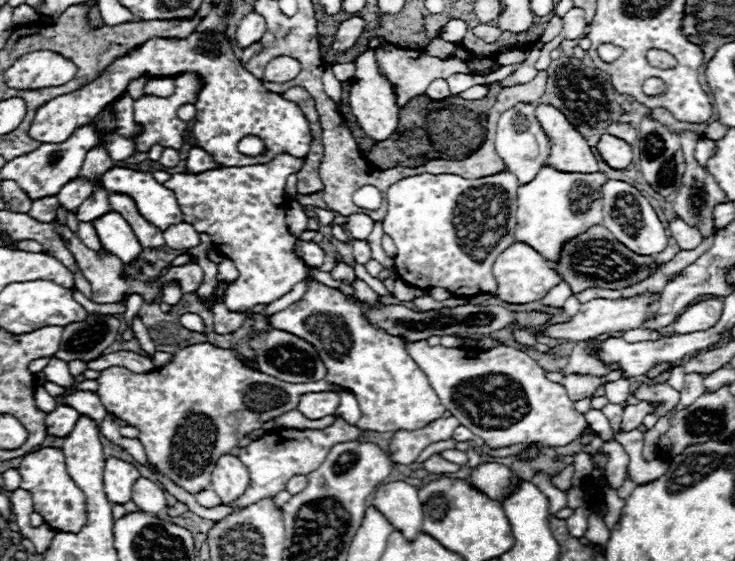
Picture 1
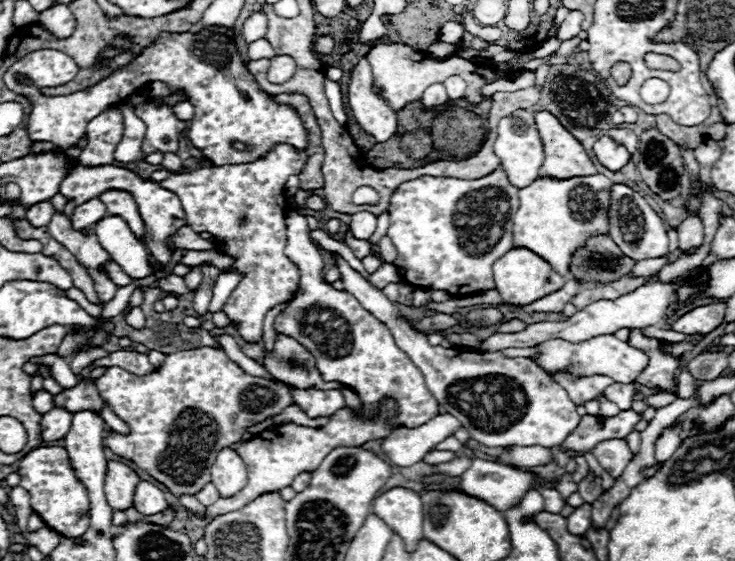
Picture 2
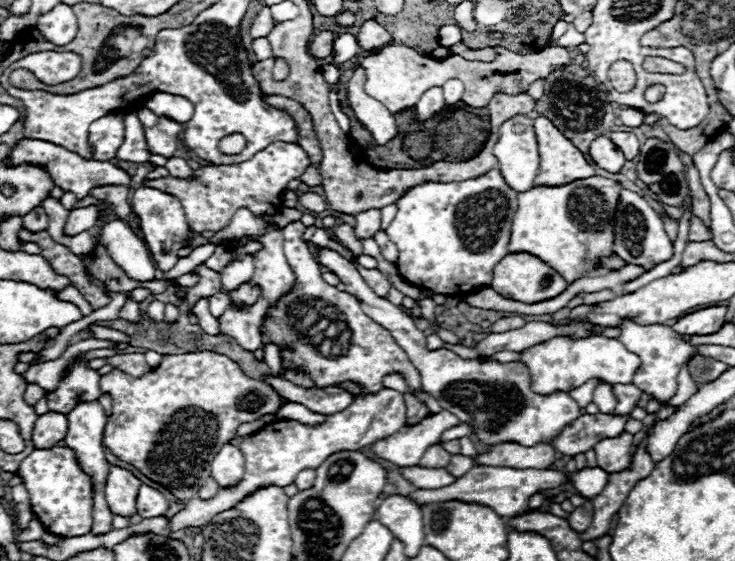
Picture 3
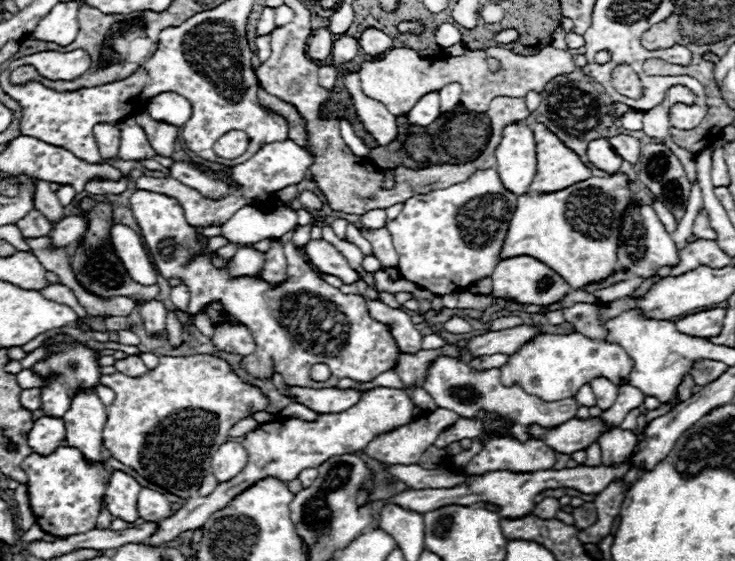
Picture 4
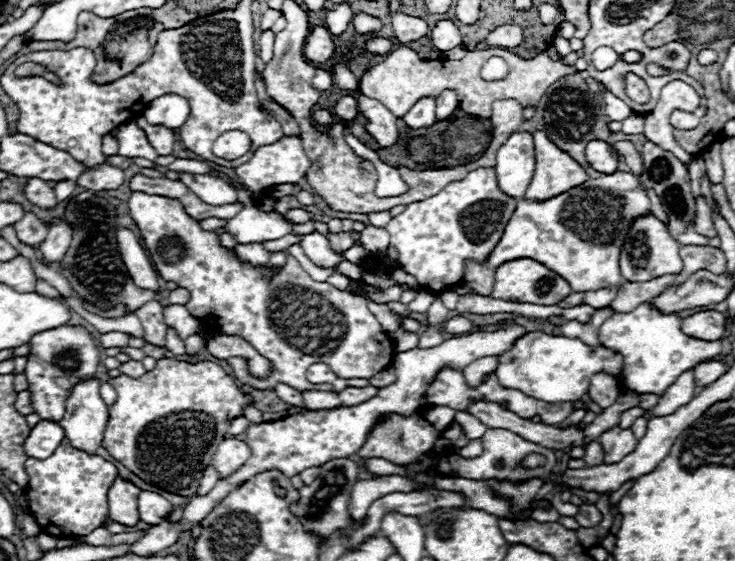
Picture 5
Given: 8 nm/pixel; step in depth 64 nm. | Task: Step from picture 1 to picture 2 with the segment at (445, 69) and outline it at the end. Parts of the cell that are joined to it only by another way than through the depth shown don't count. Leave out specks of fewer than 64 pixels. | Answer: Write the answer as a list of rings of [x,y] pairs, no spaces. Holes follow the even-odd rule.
[[[376,44],[368,52],[368,60],[370,60],[370,66],[374,70],[372,74],[374,74],[376,86],[380,86],[384,90],[382,96],[388,100],[388,104],[394,110],[400,110],[406,104],[410,104],[414,100],[420,100],[422,94],[424,94],[424,90],[432,82],[444,82],[446,78],[450,78],[454,74],[462,76],[468,82],[468,100],[470,102],[480,102],[482,98],[478,96],[478,88],[484,86],[484,84],[488,84],[486,78],[492,78],[498,70],[502,70],[504,66],[508,66],[508,64],[478,66],[478,64],[466,60],[466,58],[460,58],[460,56],[450,56],[446,60],[436,60],[436,58],[430,58],[424,52],[416,52],[414,48],[404,46],[404,44]]]

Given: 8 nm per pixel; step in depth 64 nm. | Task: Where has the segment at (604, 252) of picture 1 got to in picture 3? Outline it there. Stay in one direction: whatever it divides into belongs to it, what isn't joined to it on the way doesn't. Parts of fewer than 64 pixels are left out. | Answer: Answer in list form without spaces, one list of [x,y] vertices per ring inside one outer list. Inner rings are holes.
[[[610,254],[610,256],[604,256],[604,258],[600,258],[600,270],[620,270],[620,268],[624,268],[628,262],[624,262],[618,254]]]

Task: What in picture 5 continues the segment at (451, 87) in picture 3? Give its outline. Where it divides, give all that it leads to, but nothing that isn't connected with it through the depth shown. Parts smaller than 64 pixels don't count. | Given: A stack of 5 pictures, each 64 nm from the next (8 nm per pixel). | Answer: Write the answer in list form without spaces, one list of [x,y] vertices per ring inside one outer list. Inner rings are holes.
[[[444,90],[438,96],[438,106],[436,106],[436,118],[444,120],[448,118],[454,110],[458,108],[458,98],[456,98],[456,90]]]

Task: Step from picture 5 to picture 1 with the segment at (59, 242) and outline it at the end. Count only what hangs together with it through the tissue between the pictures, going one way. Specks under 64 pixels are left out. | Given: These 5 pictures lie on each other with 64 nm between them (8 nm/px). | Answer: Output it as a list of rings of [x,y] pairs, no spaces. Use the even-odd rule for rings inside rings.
[[[100,184],[94,186],[94,192],[88,200],[82,202],[82,206],[78,208],[76,212],[76,218],[78,220],[84,220],[84,222],[92,222],[94,218],[100,218],[100,214],[106,214],[110,210],[110,202],[108,202],[108,190]]]

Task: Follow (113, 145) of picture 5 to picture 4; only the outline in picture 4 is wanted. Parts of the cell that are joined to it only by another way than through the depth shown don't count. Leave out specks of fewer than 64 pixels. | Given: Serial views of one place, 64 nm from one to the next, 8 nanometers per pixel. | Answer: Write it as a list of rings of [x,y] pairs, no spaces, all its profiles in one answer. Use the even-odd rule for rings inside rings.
[[[96,124],[94,138],[102,160],[116,158],[120,146],[120,124]]]

